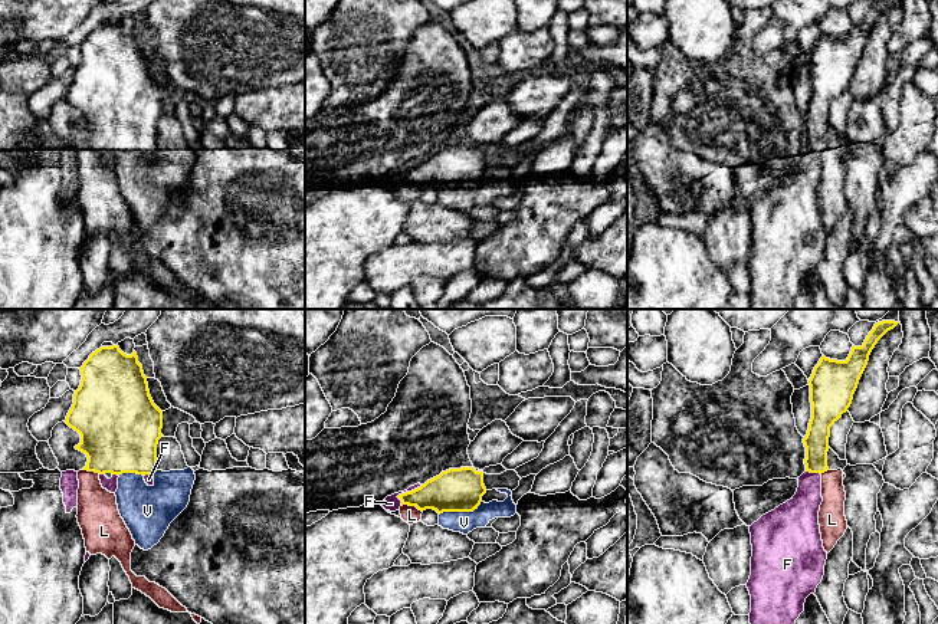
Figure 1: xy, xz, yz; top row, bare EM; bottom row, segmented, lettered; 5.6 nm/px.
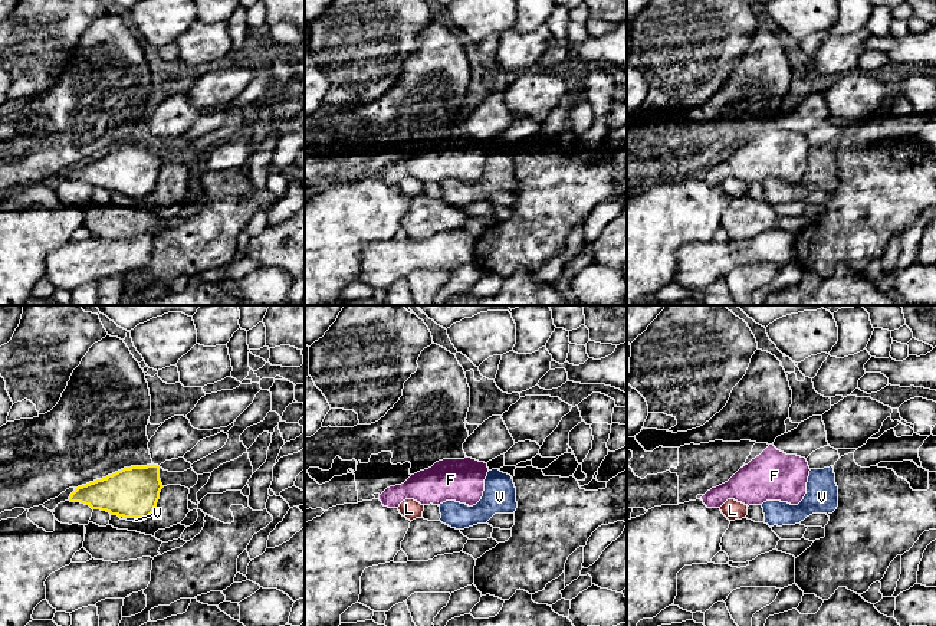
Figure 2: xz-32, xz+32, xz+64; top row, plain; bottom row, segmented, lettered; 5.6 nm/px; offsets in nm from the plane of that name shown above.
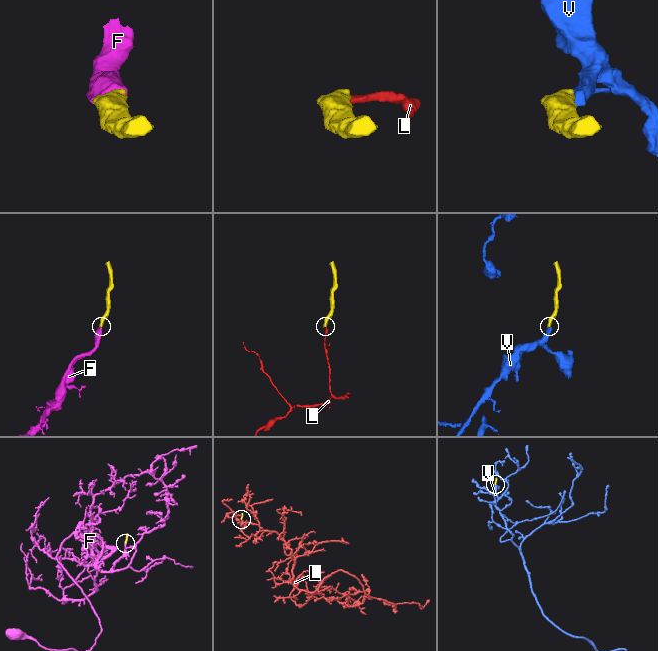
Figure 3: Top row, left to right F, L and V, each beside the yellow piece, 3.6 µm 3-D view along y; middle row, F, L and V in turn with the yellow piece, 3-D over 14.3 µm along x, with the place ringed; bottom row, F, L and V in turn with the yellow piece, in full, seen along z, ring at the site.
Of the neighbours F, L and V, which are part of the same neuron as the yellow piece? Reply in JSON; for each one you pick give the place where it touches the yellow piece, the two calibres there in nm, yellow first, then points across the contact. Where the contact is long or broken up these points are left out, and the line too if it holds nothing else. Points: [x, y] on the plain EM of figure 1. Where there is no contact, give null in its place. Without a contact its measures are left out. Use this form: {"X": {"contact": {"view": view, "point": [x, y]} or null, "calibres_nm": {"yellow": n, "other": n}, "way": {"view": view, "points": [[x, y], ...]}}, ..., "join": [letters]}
{"F": {"contact": {"view": "xz", "point": [406, 170]}, "calibres_nm": {"yellow": 220, "other": 90}, "way": {"view": "xz", "points": [[451, 168], [406, 170], [399, 173], [392, 181]]}}, "join": ["F"]}

